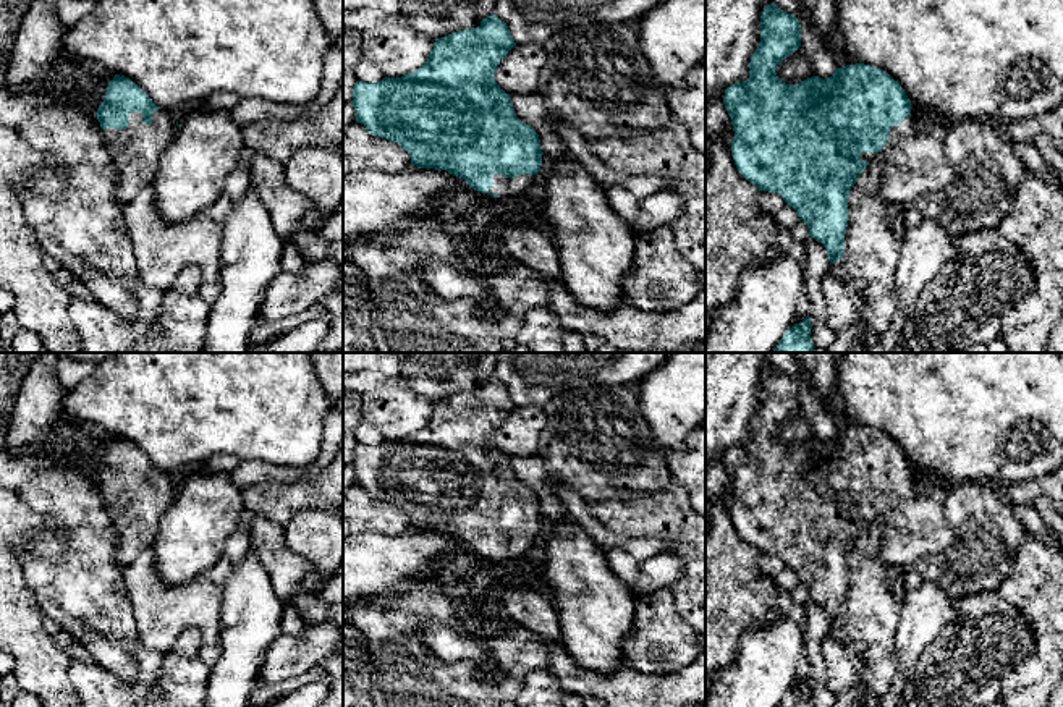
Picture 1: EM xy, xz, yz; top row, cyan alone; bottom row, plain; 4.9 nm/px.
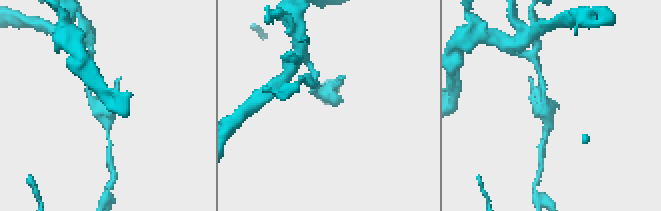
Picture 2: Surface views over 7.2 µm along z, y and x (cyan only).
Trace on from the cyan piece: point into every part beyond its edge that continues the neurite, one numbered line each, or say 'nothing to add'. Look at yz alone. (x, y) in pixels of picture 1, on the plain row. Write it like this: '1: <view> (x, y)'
1: yz (914, 524)

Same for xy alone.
1: xy (138, 512)

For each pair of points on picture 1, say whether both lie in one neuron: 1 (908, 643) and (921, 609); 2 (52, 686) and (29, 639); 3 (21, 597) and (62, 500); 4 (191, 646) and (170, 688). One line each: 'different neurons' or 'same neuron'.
1: same neuron
2: same neuron
3: different neurons
4: same neuron

